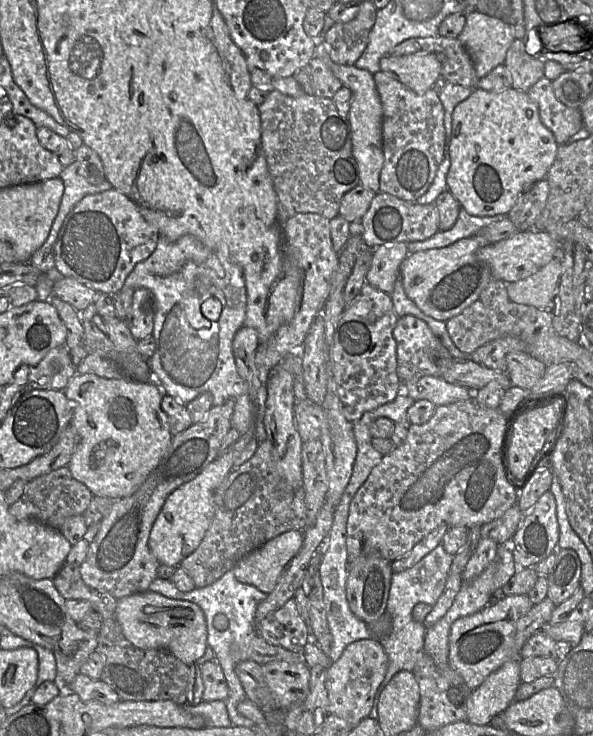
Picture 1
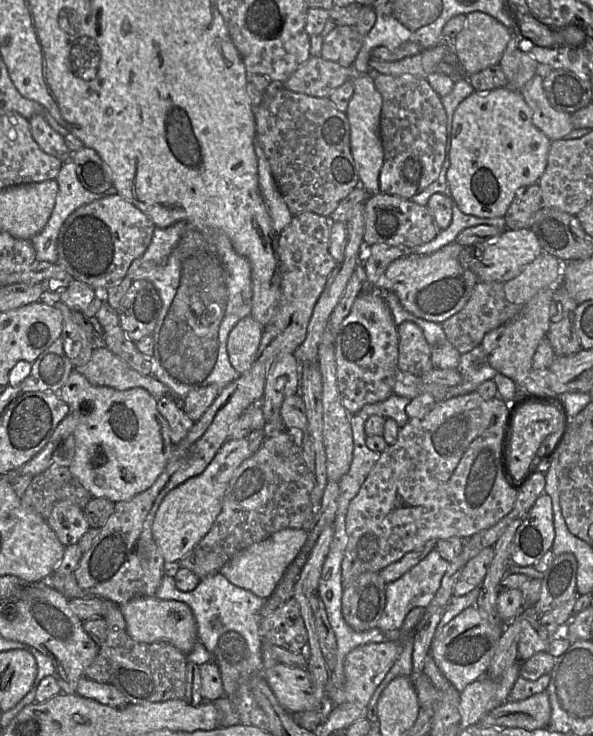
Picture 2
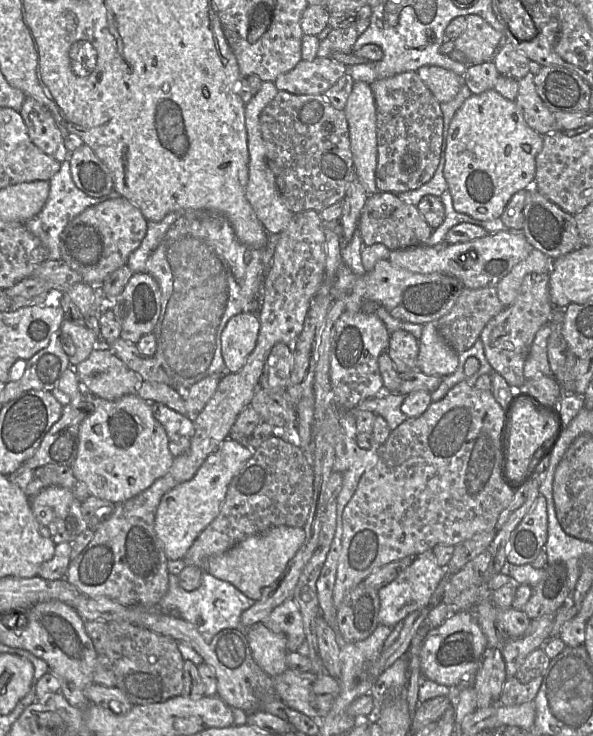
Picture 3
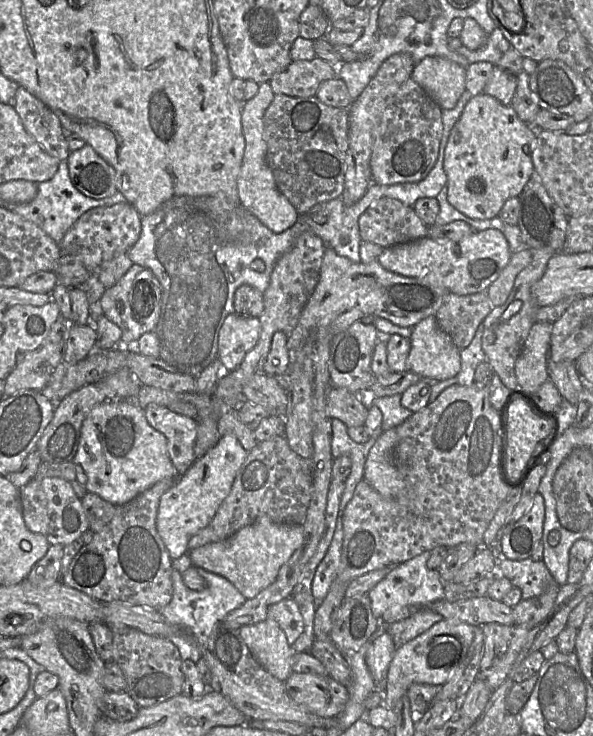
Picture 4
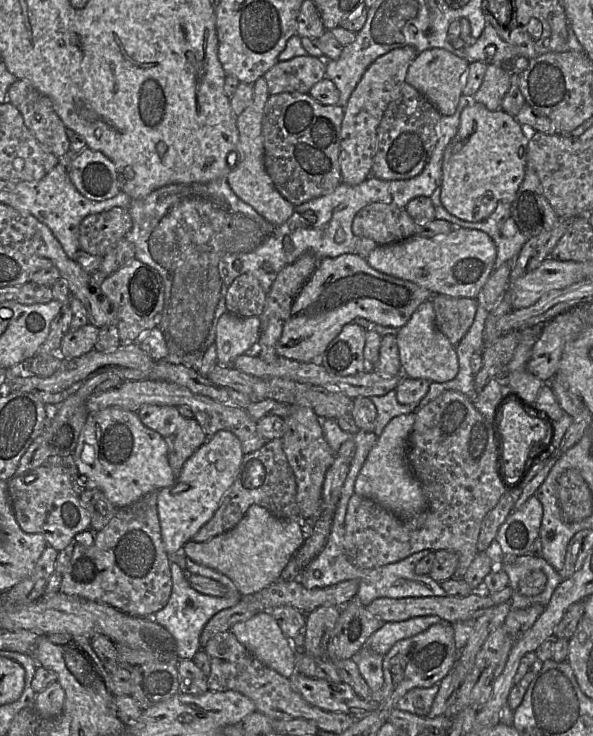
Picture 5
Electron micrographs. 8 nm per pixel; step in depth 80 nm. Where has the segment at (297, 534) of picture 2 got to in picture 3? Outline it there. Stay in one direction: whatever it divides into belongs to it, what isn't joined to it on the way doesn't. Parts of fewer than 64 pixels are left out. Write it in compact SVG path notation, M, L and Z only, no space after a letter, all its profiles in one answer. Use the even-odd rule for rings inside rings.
M275 526L249 536L228 551L207 561L205 571L227 581L248 598L258 600L263 590L274 583L285 570L305 540L303 527Z

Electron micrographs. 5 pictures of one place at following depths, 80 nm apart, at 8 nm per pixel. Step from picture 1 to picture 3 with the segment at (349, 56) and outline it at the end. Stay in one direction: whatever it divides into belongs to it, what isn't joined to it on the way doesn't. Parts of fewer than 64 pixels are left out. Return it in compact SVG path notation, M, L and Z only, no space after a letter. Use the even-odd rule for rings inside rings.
M370 18L360 20L346 28L333 29L328 36L320 41L318 57L328 57L334 52L352 52L358 37L369 27Z

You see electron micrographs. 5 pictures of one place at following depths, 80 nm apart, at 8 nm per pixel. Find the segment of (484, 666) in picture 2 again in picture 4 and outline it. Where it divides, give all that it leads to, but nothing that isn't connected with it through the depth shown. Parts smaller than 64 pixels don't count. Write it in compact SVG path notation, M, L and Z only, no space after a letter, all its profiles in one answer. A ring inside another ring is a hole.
M443 619L416 638L398 646L389 664L382 705L394 708L412 684L443 685L464 660L473 641L475 626Z

